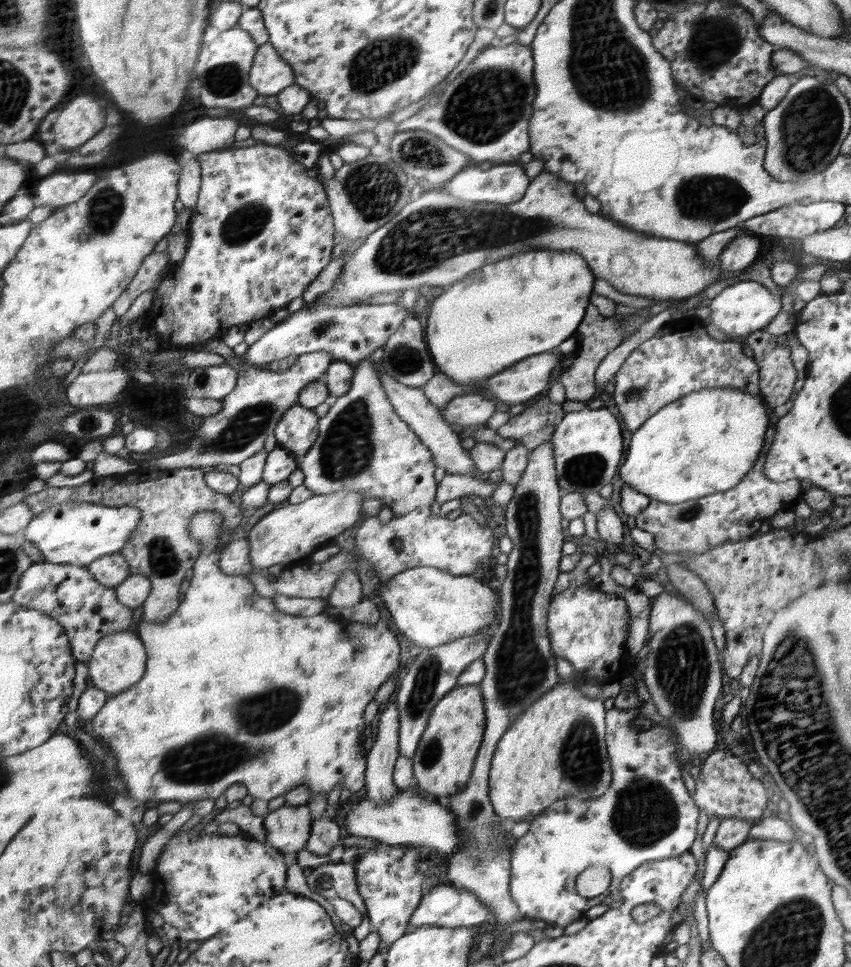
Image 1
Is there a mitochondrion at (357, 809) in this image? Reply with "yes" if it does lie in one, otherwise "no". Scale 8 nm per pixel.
no

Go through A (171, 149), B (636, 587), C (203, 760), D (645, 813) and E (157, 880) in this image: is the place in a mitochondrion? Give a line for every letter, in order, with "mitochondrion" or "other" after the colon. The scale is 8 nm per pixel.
A: other
B: other
C: mitochondrion
D: mitochondrion
E: other

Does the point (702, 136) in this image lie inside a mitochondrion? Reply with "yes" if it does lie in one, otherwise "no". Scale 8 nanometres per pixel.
no

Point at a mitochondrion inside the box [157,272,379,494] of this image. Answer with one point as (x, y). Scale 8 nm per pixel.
(248, 424)

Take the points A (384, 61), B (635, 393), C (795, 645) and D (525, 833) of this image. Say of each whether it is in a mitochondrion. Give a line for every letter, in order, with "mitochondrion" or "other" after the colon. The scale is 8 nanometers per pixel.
A: mitochondrion
B: mitochondrion
C: mitochondrion
D: other

